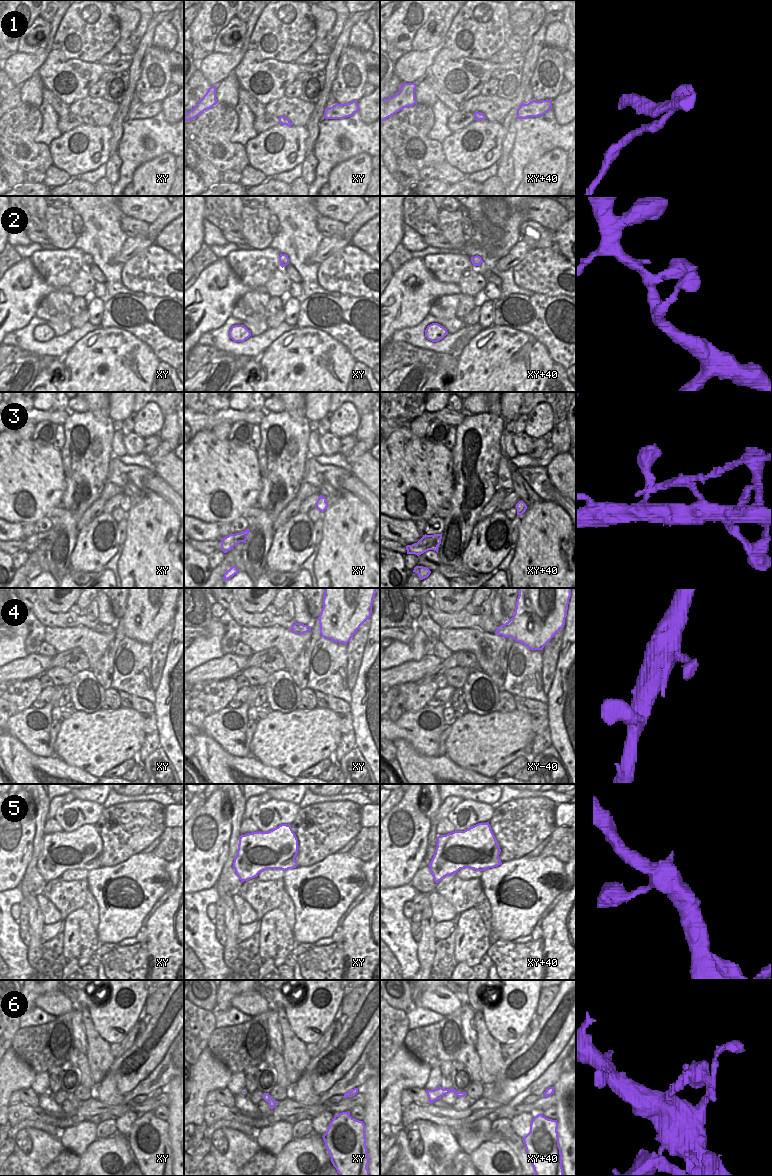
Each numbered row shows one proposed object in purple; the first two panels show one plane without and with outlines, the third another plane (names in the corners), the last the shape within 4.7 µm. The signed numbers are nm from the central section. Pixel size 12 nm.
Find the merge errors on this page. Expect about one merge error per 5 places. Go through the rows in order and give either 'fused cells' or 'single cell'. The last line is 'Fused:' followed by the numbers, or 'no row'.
1: fused cells
2: single cell
3: fused cells
4: single cell
5: single cell
6: fused cells
Fused: 1, 3, 6

